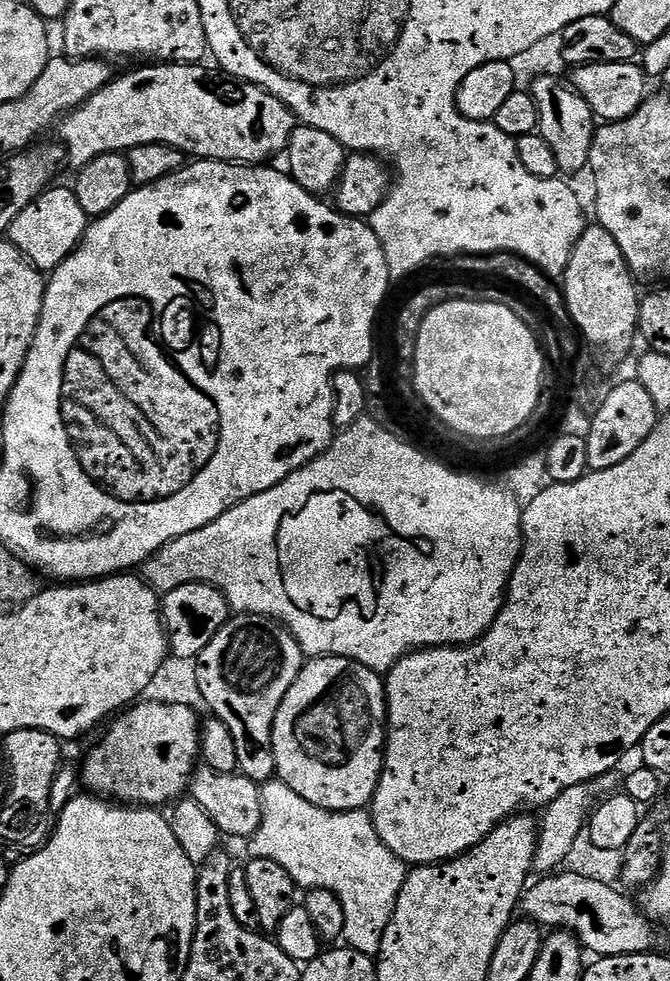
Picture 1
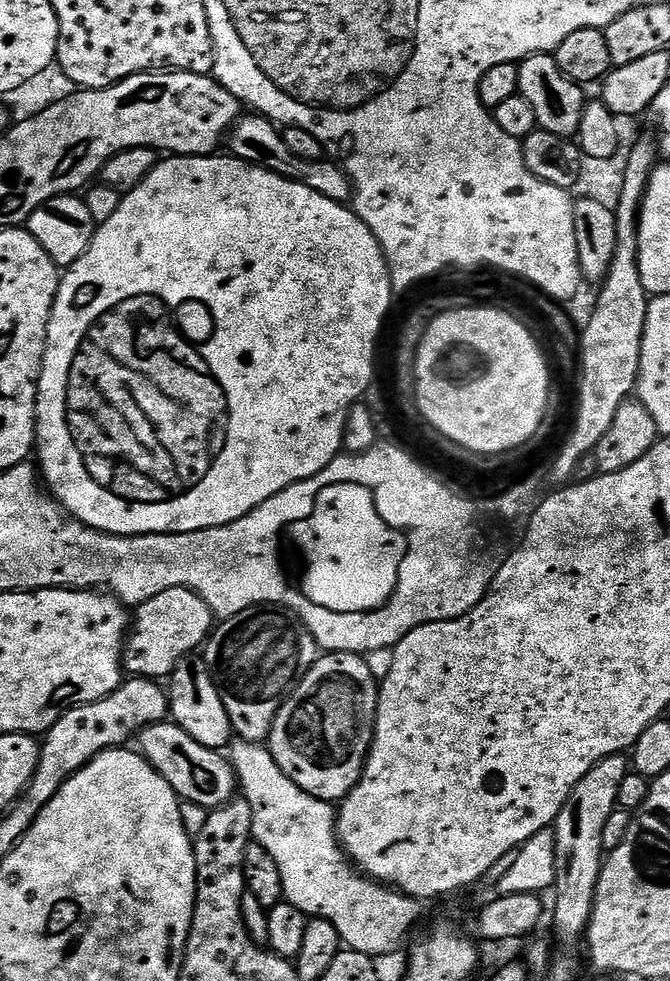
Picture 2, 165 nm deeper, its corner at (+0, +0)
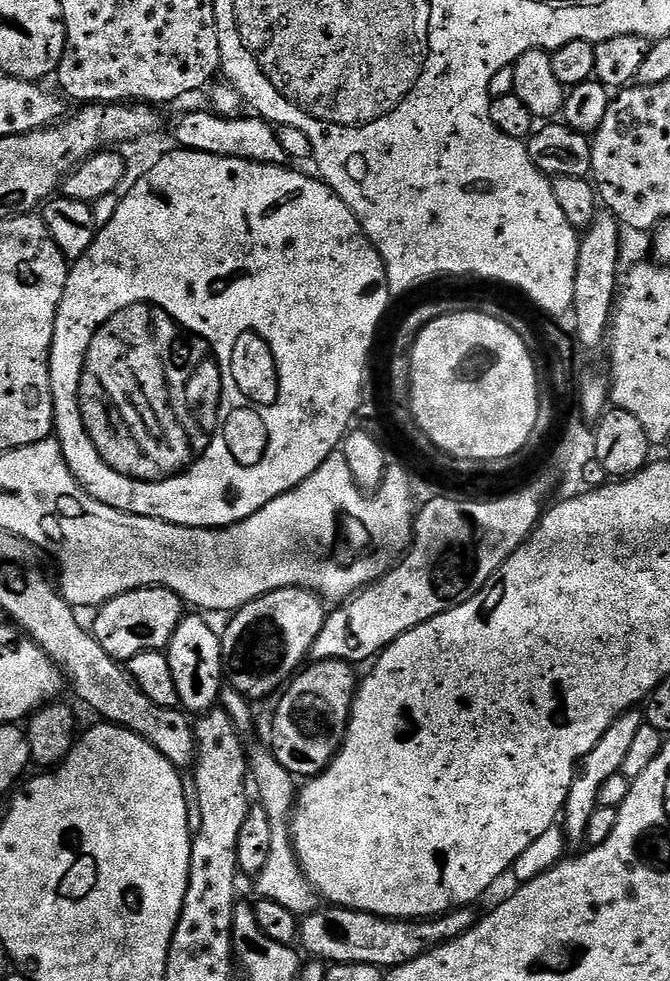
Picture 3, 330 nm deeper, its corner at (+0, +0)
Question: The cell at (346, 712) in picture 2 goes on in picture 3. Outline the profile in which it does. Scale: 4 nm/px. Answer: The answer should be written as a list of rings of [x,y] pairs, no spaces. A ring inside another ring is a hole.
[[[318,660],[309,663],[283,689],[272,720],[270,751],[293,777],[320,775],[344,745],[358,687],[358,676],[352,672],[353,665],[346,660]]]

